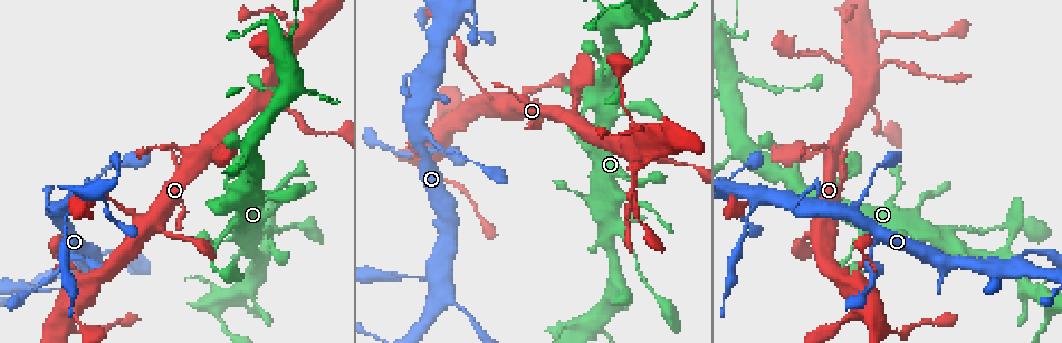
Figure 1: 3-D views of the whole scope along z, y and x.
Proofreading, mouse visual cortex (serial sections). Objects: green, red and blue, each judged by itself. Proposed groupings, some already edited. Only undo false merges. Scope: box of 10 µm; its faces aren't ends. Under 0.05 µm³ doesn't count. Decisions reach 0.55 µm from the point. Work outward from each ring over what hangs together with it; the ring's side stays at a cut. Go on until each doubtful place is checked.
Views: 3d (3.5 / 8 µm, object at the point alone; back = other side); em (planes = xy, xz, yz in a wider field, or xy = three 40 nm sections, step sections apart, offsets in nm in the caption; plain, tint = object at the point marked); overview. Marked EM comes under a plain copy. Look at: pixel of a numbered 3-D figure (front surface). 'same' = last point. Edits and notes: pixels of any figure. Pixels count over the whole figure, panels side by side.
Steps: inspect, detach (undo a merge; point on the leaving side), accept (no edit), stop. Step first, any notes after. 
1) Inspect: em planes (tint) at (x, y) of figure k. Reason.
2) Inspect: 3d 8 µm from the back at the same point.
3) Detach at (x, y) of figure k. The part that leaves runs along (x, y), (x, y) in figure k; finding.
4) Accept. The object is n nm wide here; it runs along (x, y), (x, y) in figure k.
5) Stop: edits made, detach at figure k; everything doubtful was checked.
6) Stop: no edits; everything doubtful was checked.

Inspect: 3d 3.5 µm at (284, 32) of figure 1. Sudden change in width.

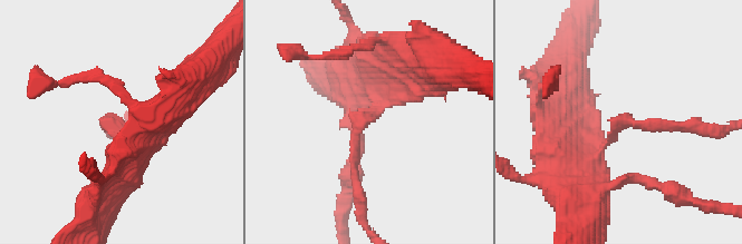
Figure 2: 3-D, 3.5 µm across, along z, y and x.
Inspect: em xy step 1 (tint) at (363, 119) of figure 2. The arms are 150, 400 nm wide; need the tissue.

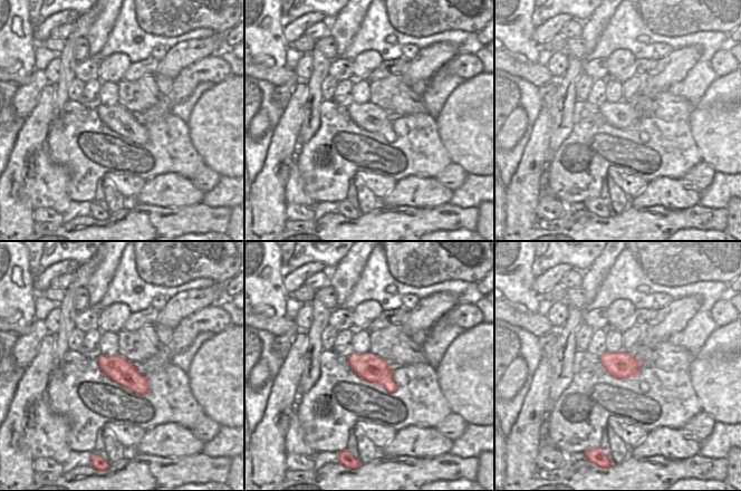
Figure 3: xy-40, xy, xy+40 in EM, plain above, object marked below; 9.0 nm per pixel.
Accept. It runs along (586, 182), (623, 120), (685, 124) in figure 2; continuous, no second cell.

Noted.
Inspect: 3d 3.5 µm at (434, 147) of figure 1. Calibre changes.

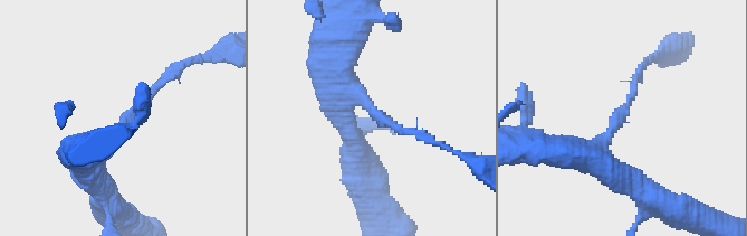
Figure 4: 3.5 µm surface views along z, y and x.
Inspect: em planes (tint) at (376, 113) of figure 4.

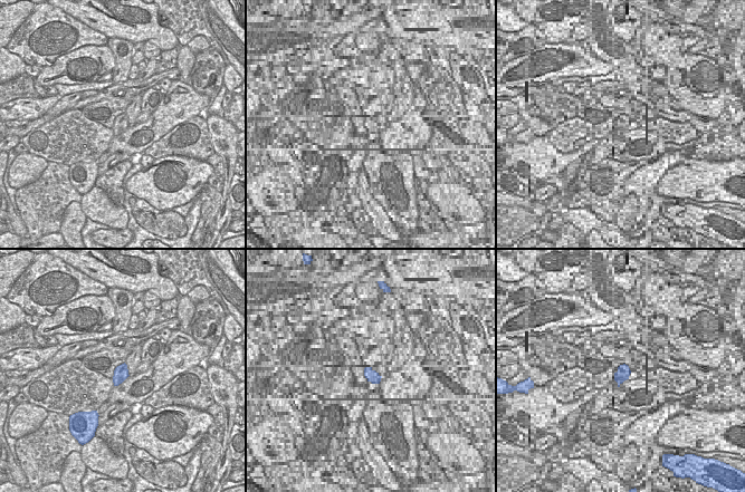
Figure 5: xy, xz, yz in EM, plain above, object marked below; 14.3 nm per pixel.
Inspect: em xy step 1 (tint) at the same point.

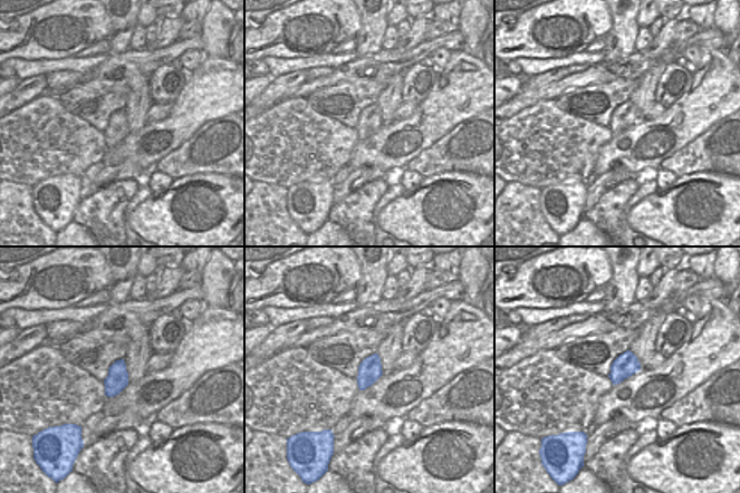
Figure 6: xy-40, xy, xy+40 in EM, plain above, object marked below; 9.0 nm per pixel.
Accept. The arms are 150, 350 nm wide; it runs along (87, 169), (175, 73) in figure 4; one cell here.

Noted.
Inspect: 3d 3.5 µm at (1005, 266) of figure 1. Sudden change in width.

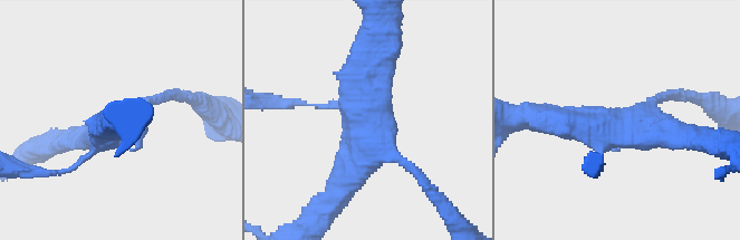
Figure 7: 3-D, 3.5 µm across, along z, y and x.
Inspect: em xy step 5 (tint) at (614, 126) of figure 7. 4 arms meet here; the arms are 100, 150, 350, 400 nm wide.

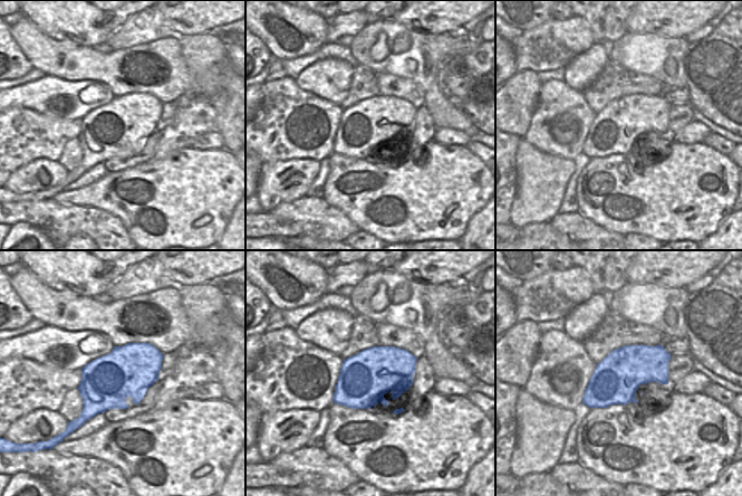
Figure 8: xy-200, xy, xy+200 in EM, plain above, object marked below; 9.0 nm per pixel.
Accept. It runs along (375, 50), (365, 156), (345, 188) in figure 7; one cell here.

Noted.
Stop: no edits; everything doubtful was checked.

